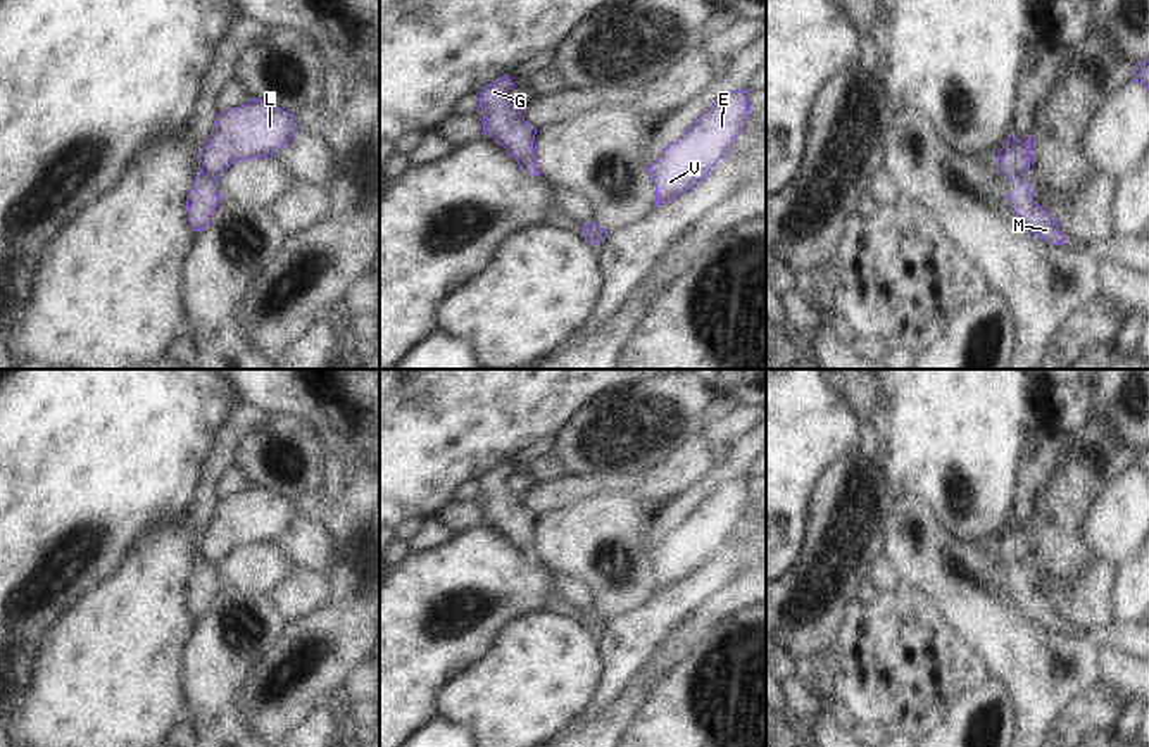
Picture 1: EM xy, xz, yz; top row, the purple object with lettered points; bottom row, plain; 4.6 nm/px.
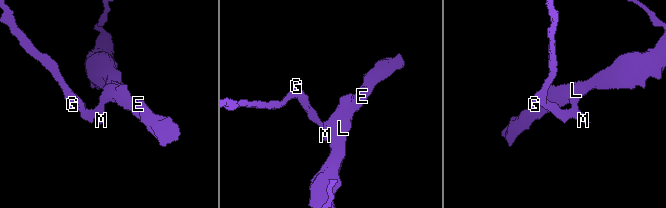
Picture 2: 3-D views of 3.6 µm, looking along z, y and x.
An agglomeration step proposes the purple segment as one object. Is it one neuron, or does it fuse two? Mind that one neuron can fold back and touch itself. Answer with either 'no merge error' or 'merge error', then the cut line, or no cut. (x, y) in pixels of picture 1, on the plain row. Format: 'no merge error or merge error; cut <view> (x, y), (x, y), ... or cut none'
merge error; cut xz (587, 609), (599, 627)

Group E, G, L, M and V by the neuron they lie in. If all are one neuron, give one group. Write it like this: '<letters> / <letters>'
E L V / G M

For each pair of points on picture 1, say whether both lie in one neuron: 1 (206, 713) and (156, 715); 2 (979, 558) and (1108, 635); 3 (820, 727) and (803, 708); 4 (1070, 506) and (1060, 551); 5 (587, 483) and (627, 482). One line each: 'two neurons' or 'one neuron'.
1: two neurons
2: one neuron
3: two neurons
4: one neuron
5: one neuron

